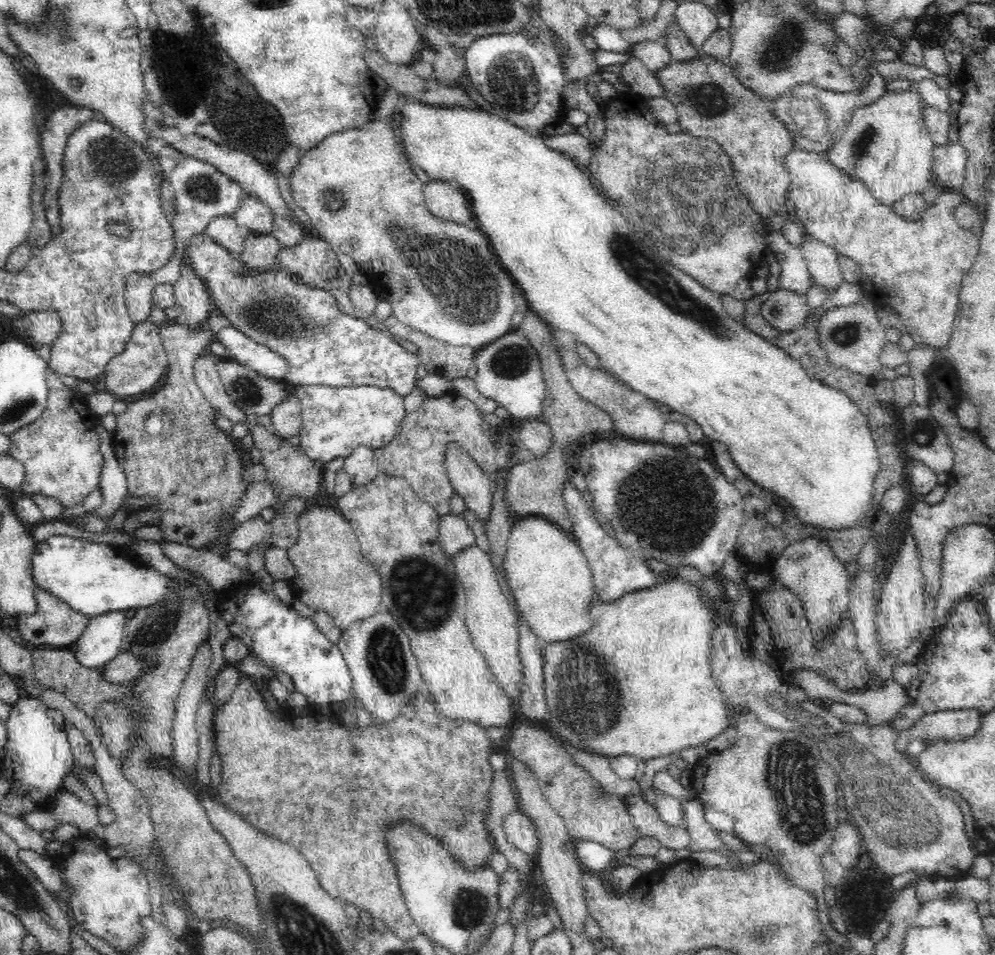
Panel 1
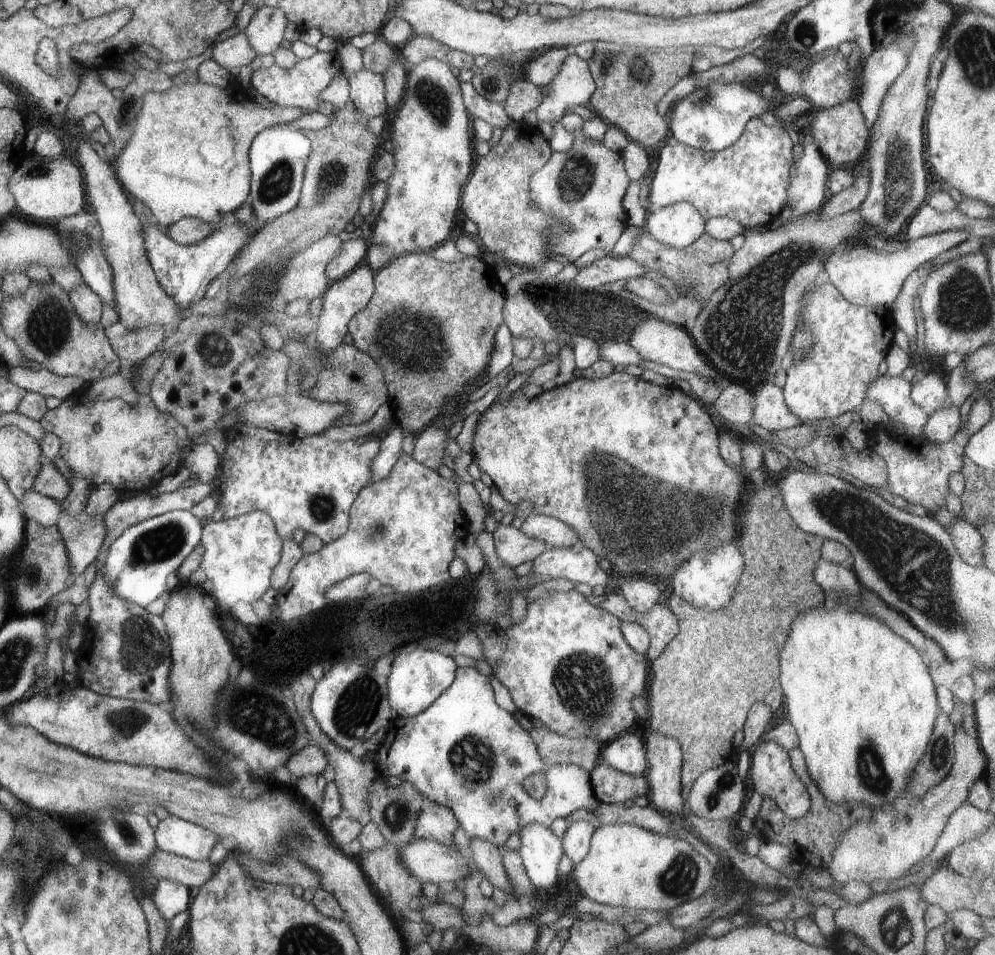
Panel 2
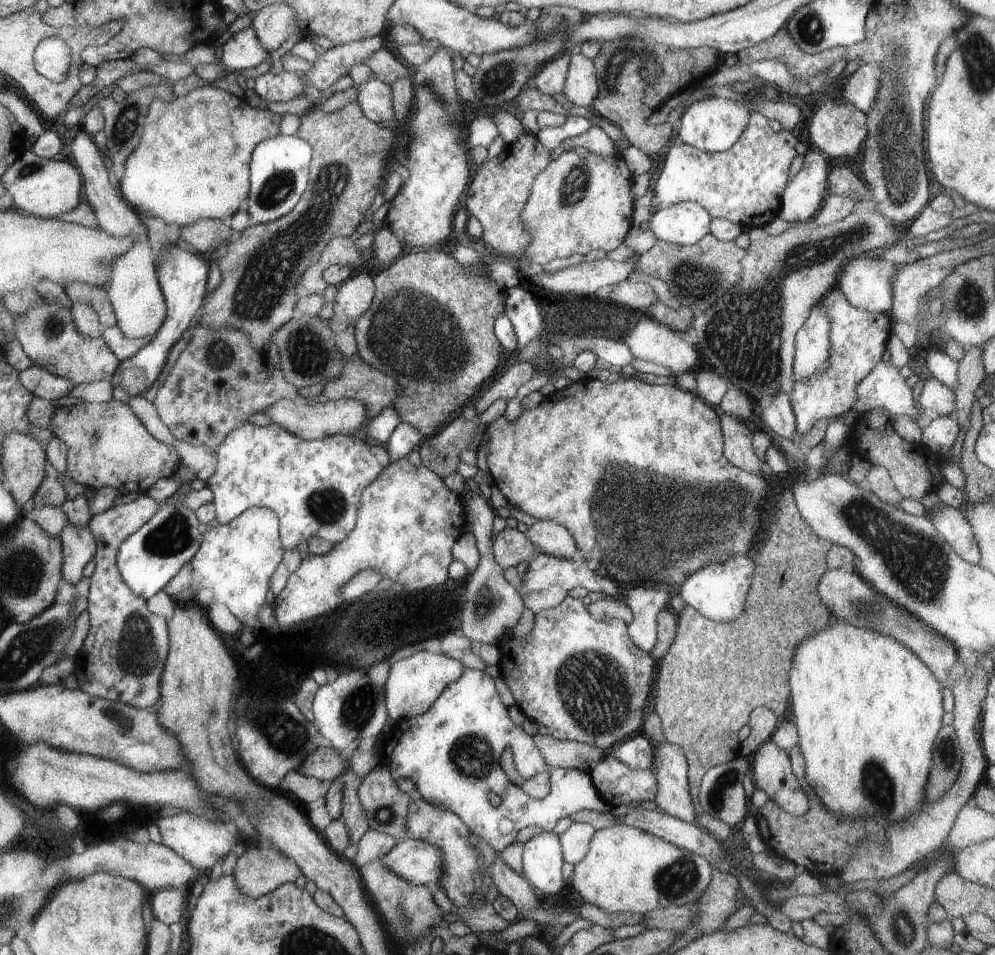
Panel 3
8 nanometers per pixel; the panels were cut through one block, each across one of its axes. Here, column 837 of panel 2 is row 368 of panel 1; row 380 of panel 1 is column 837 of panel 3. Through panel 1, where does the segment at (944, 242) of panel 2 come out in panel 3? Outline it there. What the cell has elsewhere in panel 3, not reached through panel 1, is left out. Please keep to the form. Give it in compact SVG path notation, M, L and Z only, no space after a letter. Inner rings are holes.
M859 256L843 266L835 286L853 308L885 314L891 310L891 282L899 268L903 266L895 266L883 258L871 260Z

